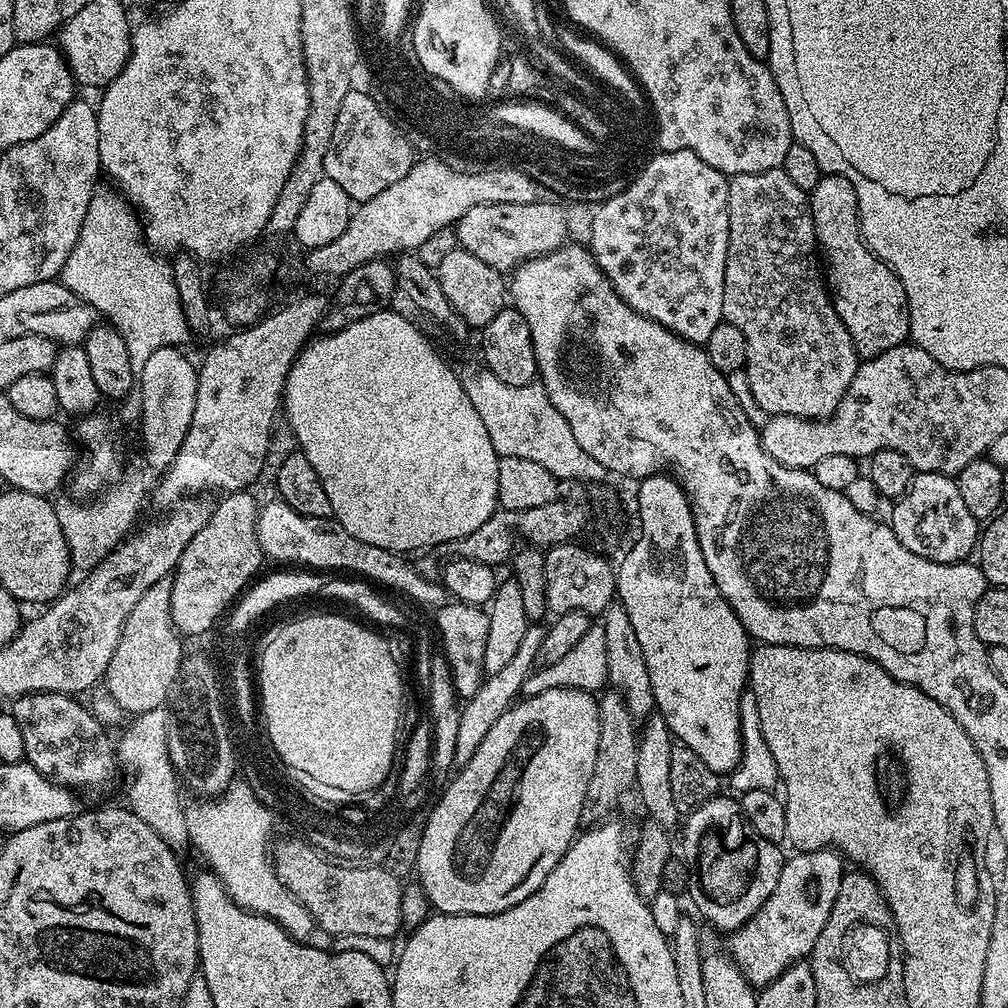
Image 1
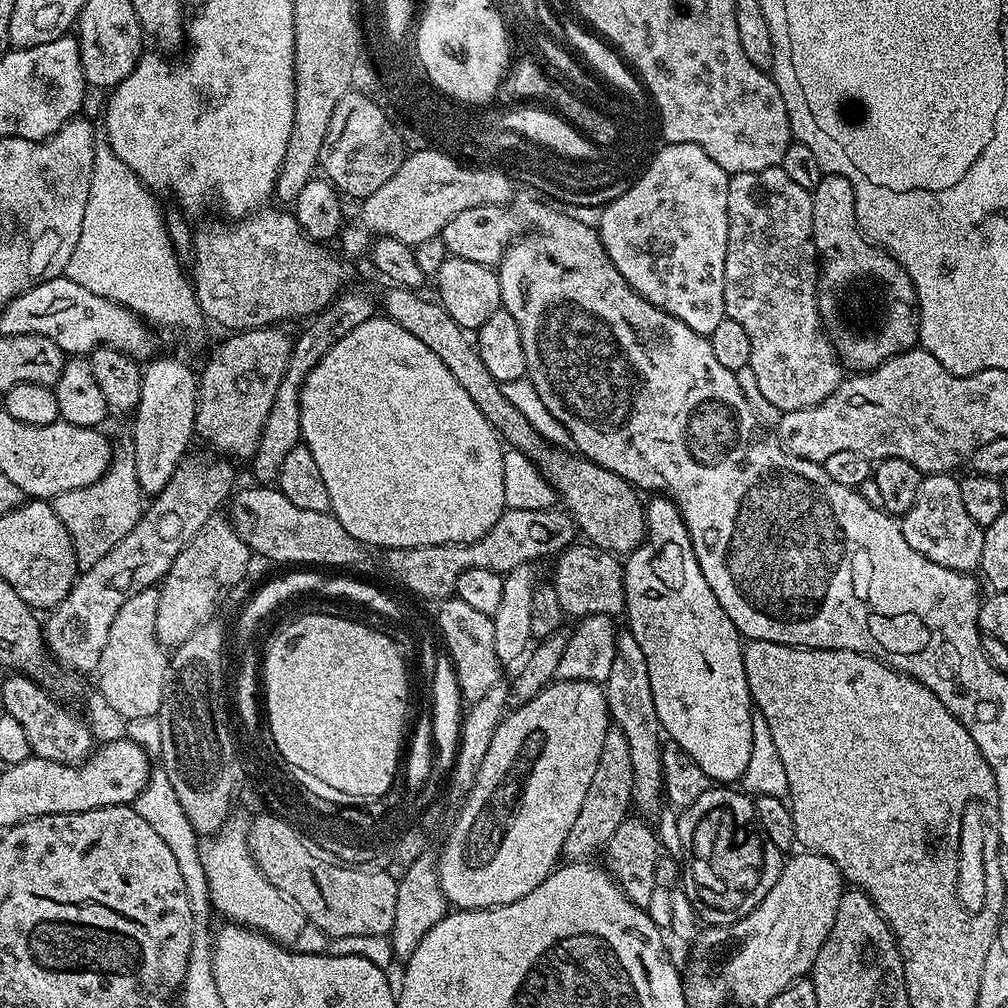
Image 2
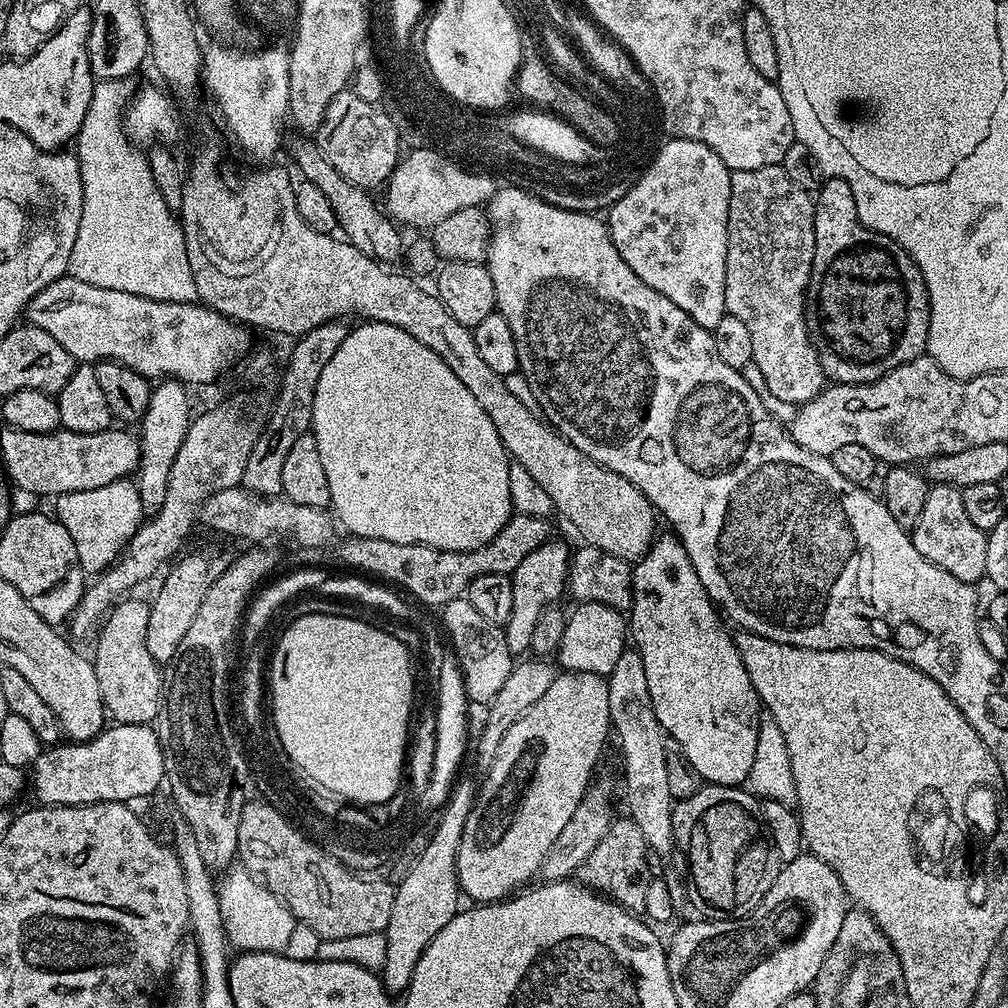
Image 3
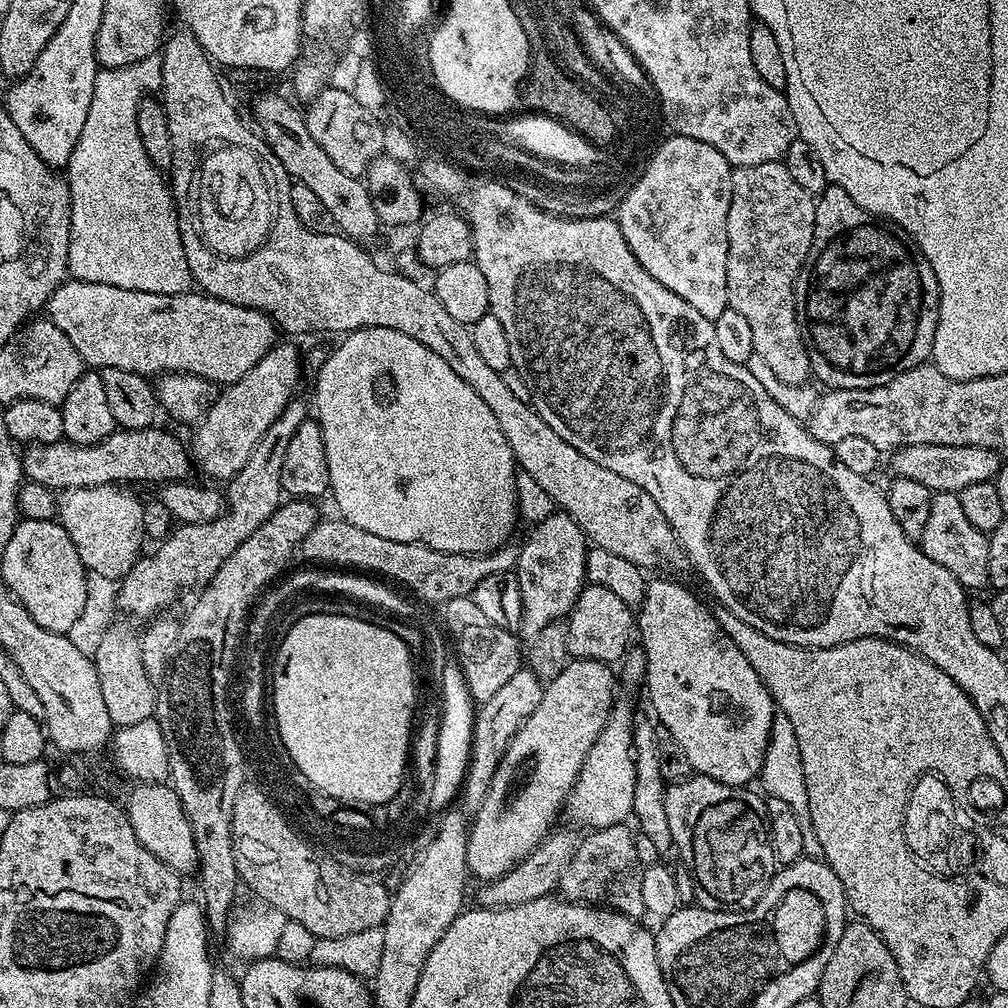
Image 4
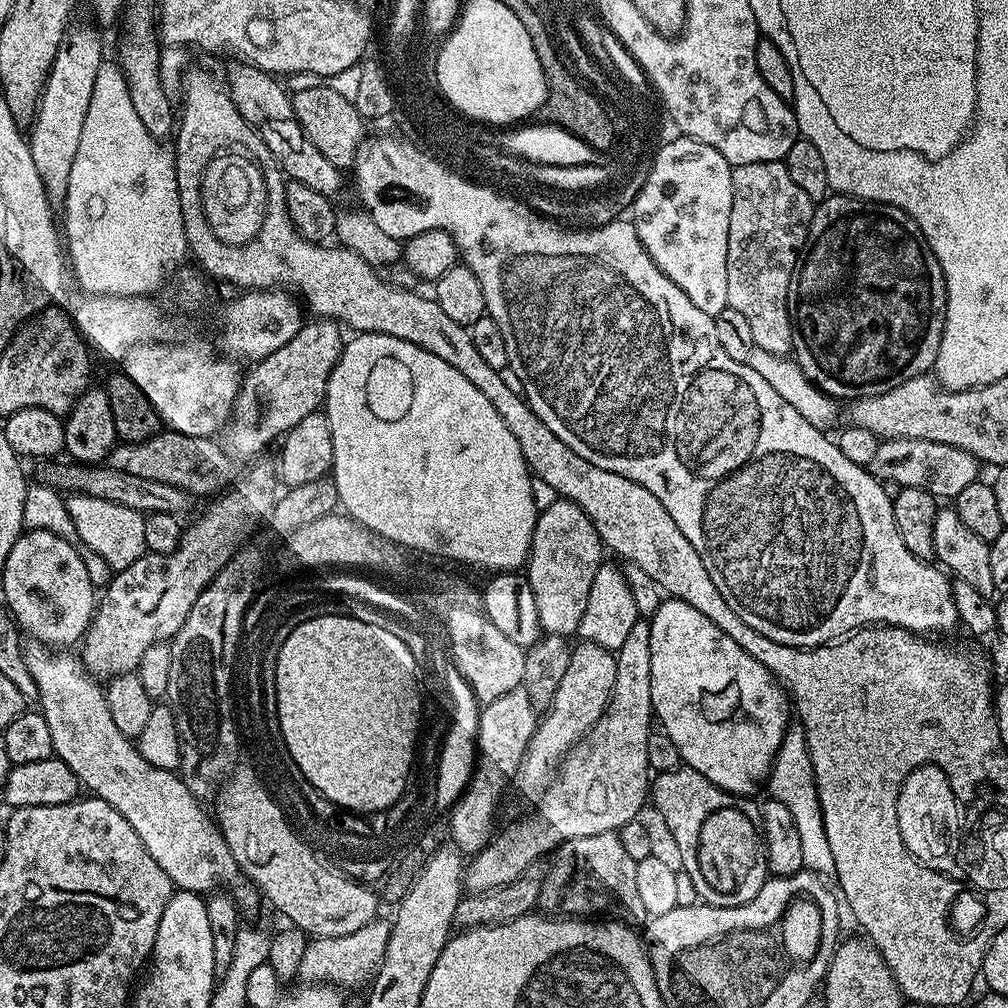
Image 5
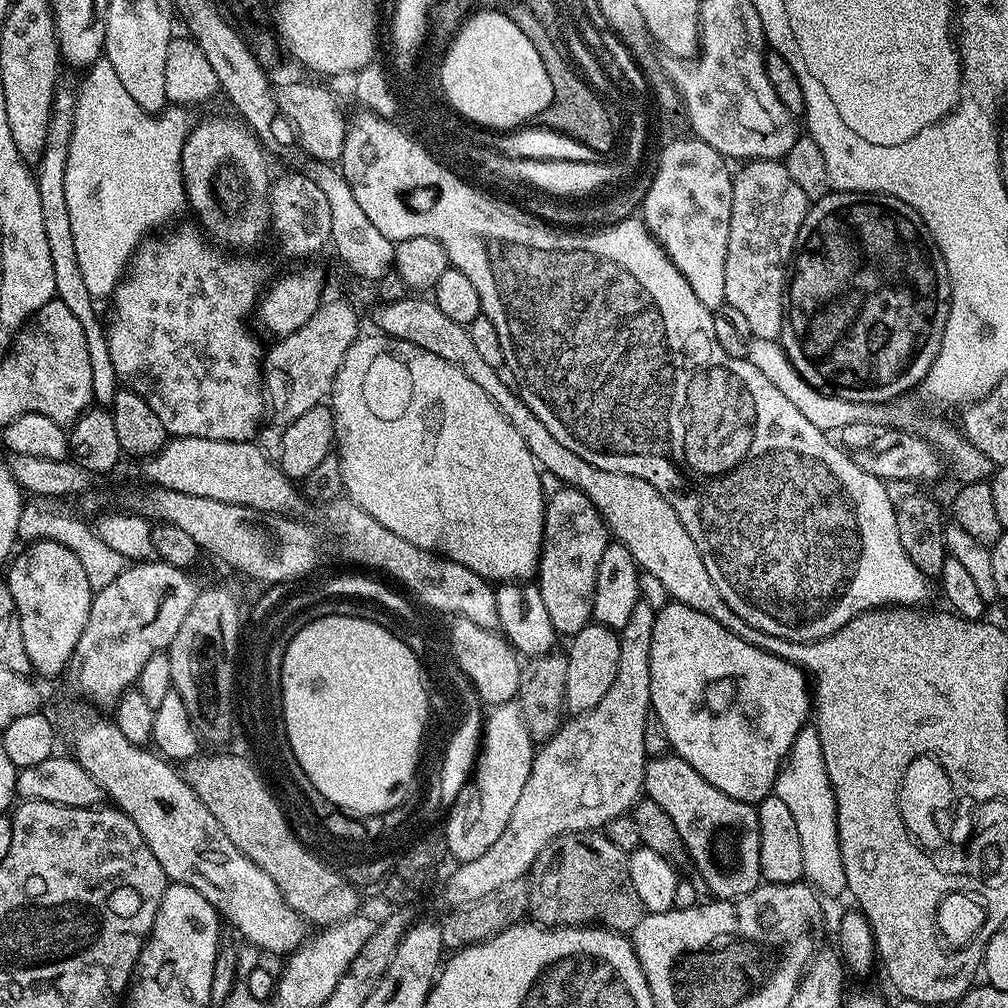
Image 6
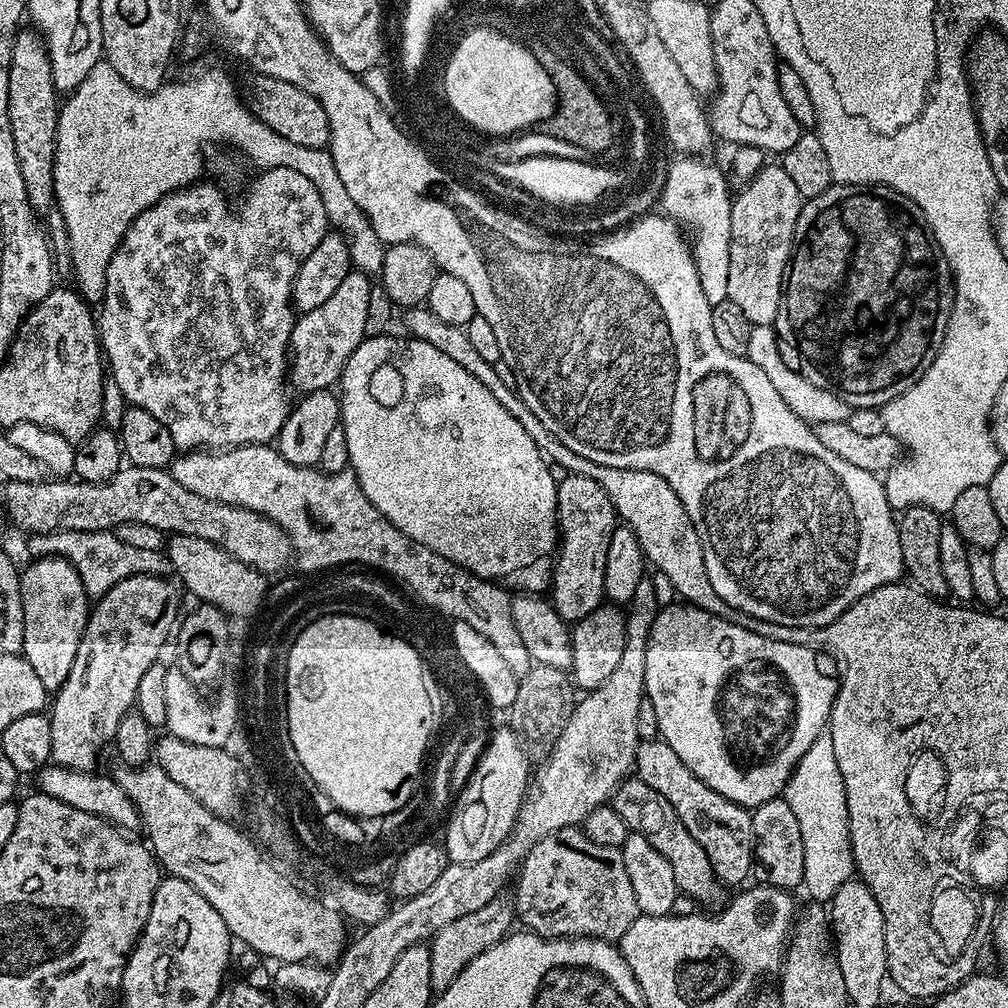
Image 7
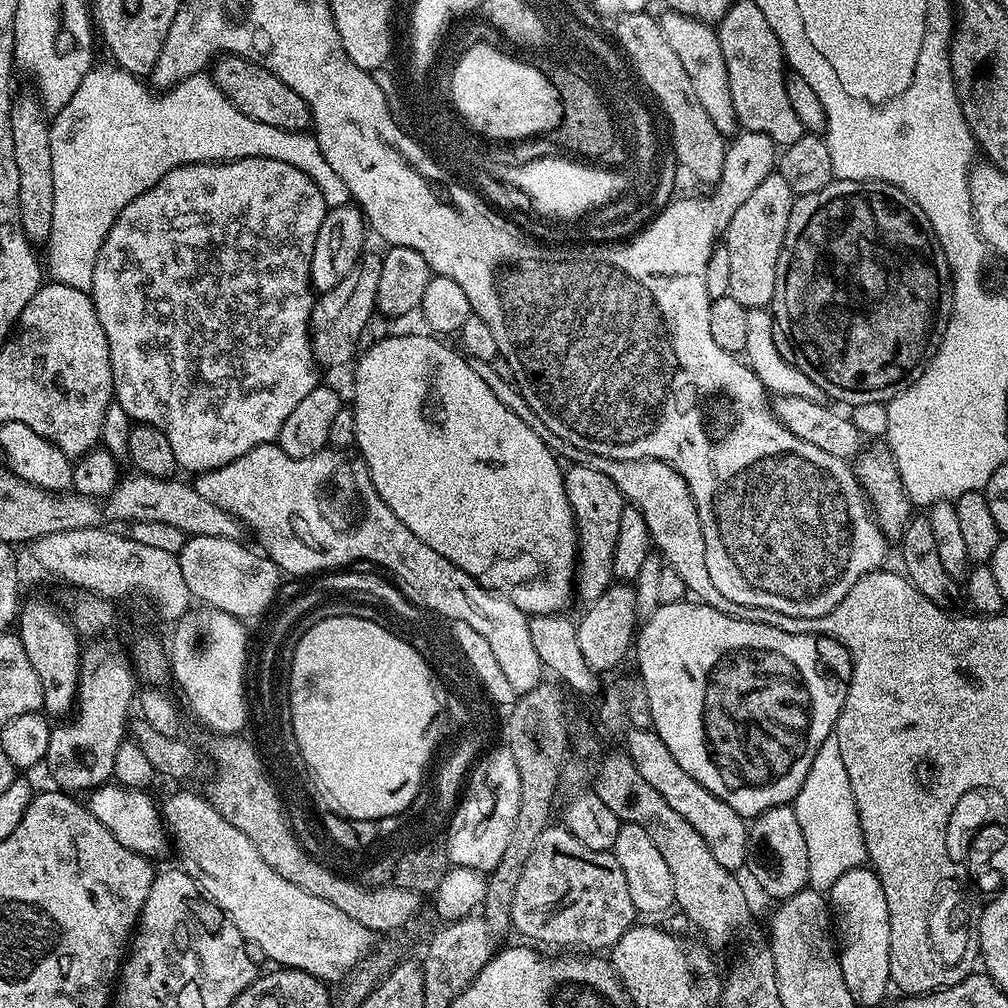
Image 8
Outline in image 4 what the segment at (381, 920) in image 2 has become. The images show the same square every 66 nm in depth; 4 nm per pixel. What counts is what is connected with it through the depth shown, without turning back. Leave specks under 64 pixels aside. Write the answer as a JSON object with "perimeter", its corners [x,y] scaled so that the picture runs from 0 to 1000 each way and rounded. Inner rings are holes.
{"perimeter":[[[257,781],[239,782],[232,796],[230,809],[230,834],[232,835],[232,855],[237,876],[251,885],[255,894],[280,903],[287,913],[298,915],[308,923],[308,927],[319,932],[341,931],[343,928],[358,926],[367,920],[380,918],[385,909],[384,894],[376,878],[364,877],[364,874],[349,873],[347,869],[331,863],[321,857],[311,843],[306,833],[297,829],[295,822],[288,814],[273,806],[270,792]]]}

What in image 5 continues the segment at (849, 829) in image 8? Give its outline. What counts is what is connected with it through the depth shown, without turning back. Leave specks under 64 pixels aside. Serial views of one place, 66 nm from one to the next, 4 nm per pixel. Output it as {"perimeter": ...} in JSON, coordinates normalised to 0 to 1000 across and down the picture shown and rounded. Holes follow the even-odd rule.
{"perimeter":[[[792,716],[783,717],[776,740],[772,740],[770,754],[760,775],[761,789],[765,793],[776,796],[784,809],[788,811],[788,819],[792,819],[792,827],[796,830],[796,855],[799,862],[814,871],[828,870],[827,846],[823,843],[823,835],[819,831],[819,819],[815,815],[815,800],[810,783],[810,773],[806,767],[804,748],[798,731],[798,721]]]}

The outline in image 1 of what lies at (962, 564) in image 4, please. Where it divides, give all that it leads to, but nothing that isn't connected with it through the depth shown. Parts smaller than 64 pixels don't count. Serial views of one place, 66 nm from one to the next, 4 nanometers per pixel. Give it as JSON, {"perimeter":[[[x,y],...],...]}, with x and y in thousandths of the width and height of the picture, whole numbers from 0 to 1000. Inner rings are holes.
{"perimeter":[[[909,468],[898,491],[884,502],[886,502],[885,513],[883,513],[885,525],[891,538],[895,538],[895,542],[899,542],[903,550],[911,550],[923,558],[932,560],[951,560],[959,557],[963,553],[960,552],[963,548],[965,551],[969,547],[974,520],[966,514],[966,510],[962,510],[945,473],[936,472],[930,468]]]}

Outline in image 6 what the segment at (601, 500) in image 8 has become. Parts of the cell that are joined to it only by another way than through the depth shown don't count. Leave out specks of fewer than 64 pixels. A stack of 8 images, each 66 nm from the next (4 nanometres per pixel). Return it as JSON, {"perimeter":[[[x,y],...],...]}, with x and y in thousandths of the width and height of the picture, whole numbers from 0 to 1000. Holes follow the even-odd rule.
{"perimeter":[[[558,483],[549,492],[543,493],[540,501],[540,541],[536,547],[536,562],[532,565],[530,578],[536,584],[538,597],[542,600],[542,609],[550,617],[550,625],[561,633],[573,629],[583,619],[588,618],[589,577],[593,577],[593,562],[597,559],[597,550],[605,538],[605,529],[595,508],[572,484]]]}

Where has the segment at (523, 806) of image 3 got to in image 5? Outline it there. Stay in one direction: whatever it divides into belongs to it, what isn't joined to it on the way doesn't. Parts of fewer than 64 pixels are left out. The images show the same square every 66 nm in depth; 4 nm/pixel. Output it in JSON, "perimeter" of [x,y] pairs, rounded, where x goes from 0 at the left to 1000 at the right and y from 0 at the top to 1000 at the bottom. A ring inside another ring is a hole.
{"perimeter":[[[578,637],[568,642],[565,661],[562,661],[562,669],[558,669],[558,677],[554,677],[550,692],[535,711],[530,728],[522,740],[522,748],[512,765],[510,782],[522,793],[528,794],[527,796],[535,795],[536,789],[548,777],[557,754],[588,722],[593,712],[597,712],[597,708],[603,703],[610,672],[611,653],[604,644]]]}

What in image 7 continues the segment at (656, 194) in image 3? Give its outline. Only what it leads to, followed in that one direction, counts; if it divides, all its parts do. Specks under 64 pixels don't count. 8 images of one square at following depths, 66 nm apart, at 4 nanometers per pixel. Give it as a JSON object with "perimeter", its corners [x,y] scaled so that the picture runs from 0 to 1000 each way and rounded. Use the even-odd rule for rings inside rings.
{"perimeter":[[[675,155],[663,167],[659,175],[659,188],[655,190],[655,202],[658,213],[664,216],[676,216],[675,214],[687,214],[687,234],[685,230],[685,245],[687,255],[690,257],[692,276],[696,280],[696,292],[704,301],[714,302],[722,297],[720,283],[724,276],[724,212],[726,211],[727,191],[722,191],[724,179],[718,175],[706,163],[701,163],[701,158],[688,155]]]}

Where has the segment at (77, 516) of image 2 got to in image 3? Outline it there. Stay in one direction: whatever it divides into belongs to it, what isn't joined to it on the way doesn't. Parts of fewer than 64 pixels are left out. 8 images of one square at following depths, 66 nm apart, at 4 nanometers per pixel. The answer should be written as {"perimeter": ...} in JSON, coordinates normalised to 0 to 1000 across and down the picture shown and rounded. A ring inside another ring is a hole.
{"perimeter":[[[128,475],[114,476],[95,486],[71,487],[55,493],[54,510],[67,525],[77,551],[77,562],[86,570],[102,567],[122,548],[143,516],[140,494]]]}

